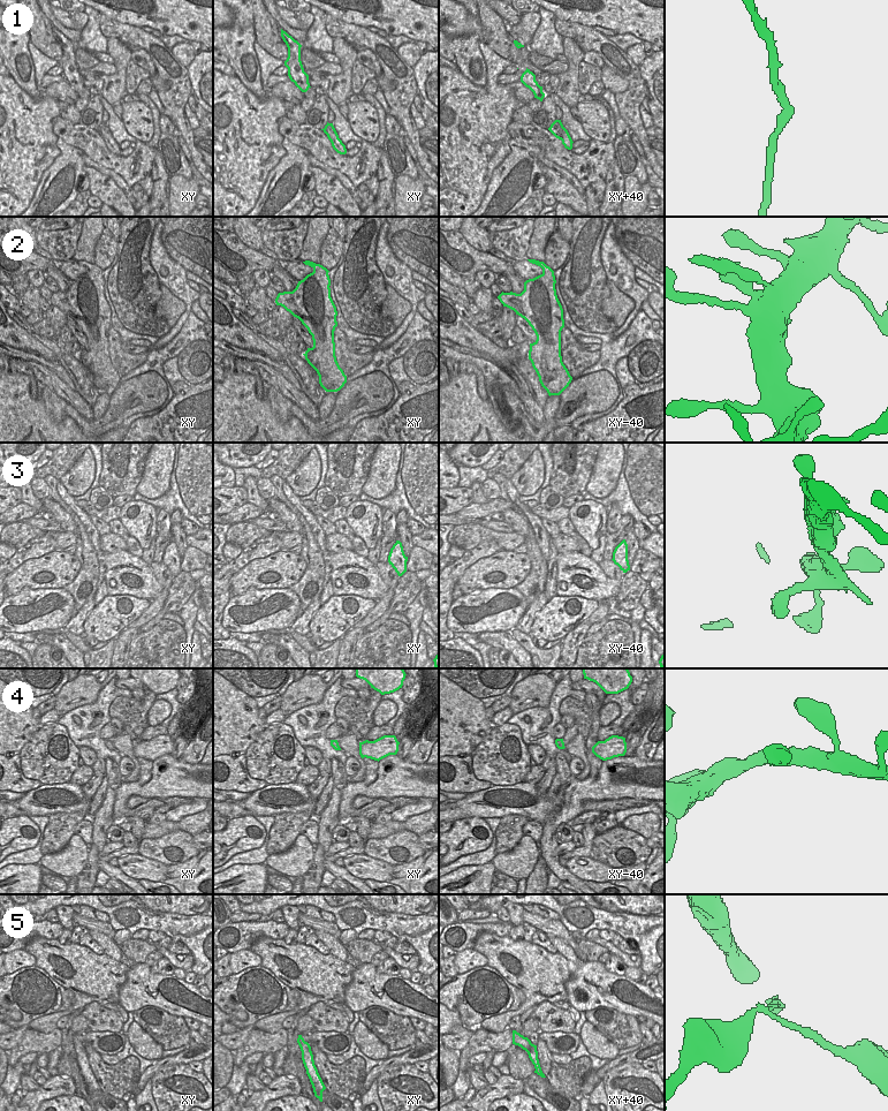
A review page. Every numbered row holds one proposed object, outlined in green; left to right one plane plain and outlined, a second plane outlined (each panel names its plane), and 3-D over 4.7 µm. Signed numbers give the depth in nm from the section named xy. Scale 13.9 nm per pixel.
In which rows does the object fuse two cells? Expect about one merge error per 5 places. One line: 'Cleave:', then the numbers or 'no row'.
Cleave: no row

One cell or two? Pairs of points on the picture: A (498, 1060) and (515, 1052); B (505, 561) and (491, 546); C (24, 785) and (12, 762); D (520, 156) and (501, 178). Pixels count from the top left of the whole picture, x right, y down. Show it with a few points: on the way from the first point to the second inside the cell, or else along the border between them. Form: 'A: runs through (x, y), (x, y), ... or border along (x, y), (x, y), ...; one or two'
A: border along (507, 1050), (508, 1058), (506, 1063); two
B: border along (501, 550), (482, 557), (472, 564); two
C: runs through (23, 779), (13, 768); one
D: runs through (517, 161), (507, 172); one

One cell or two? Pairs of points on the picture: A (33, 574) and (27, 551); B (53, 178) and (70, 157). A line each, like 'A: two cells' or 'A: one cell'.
A: two cells
B: one cell

